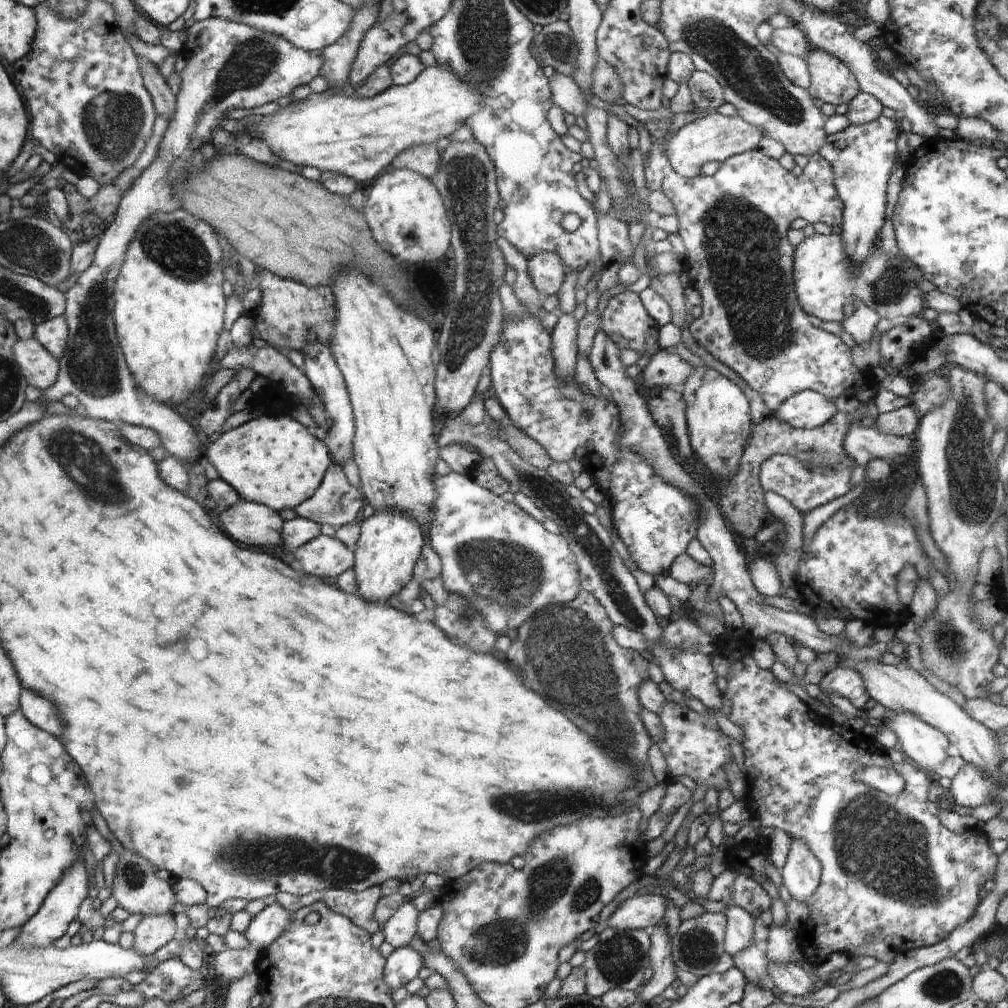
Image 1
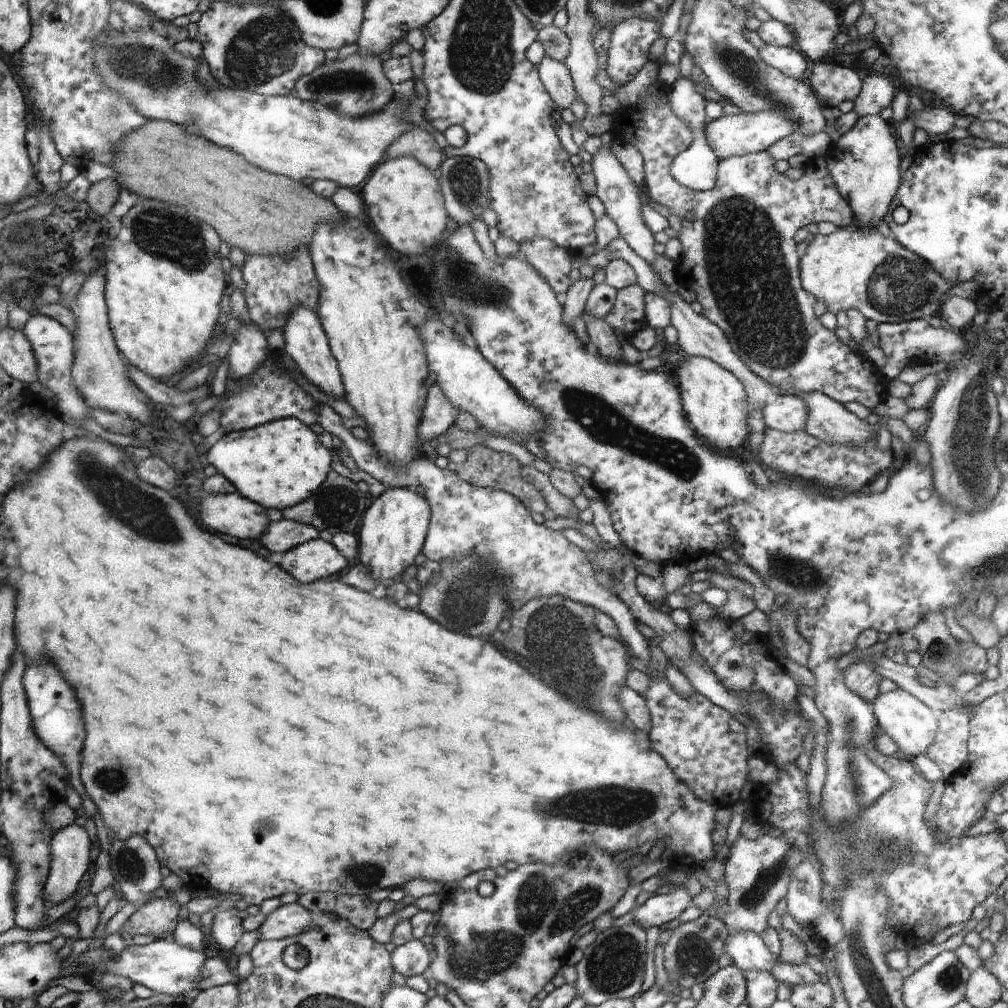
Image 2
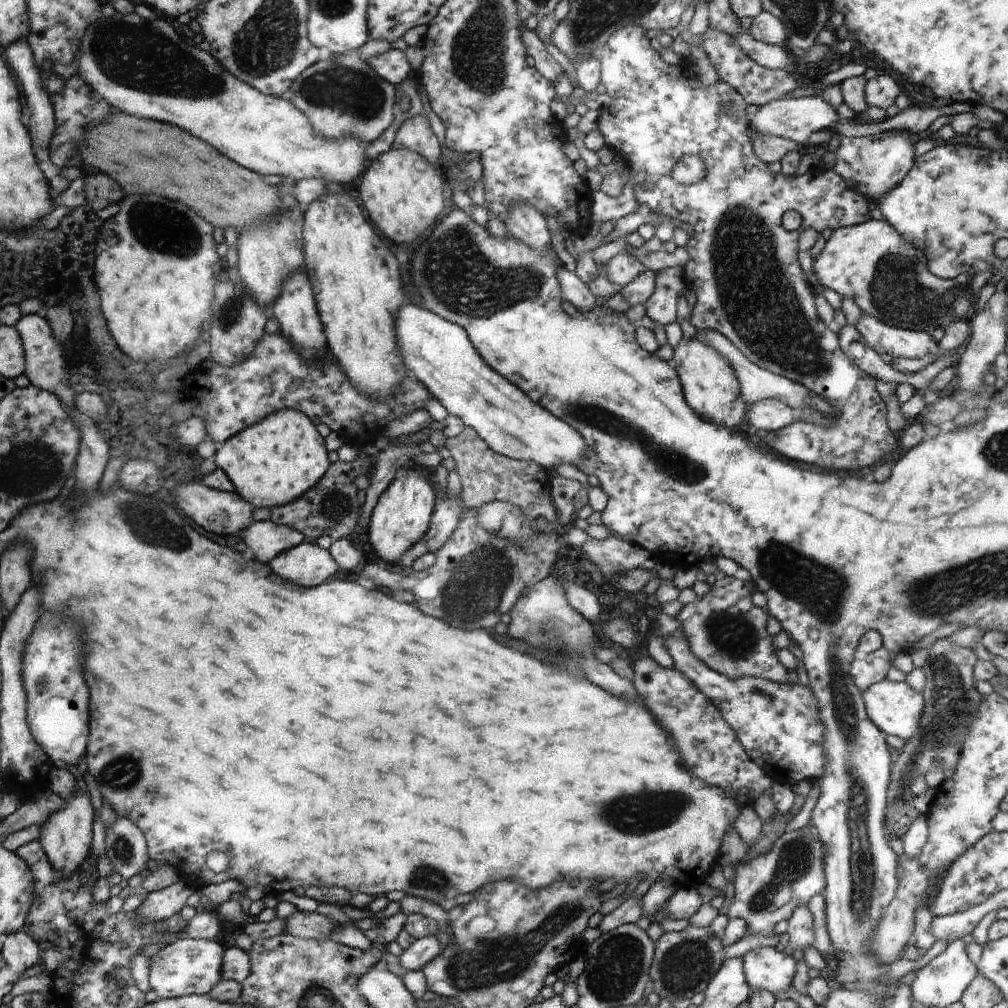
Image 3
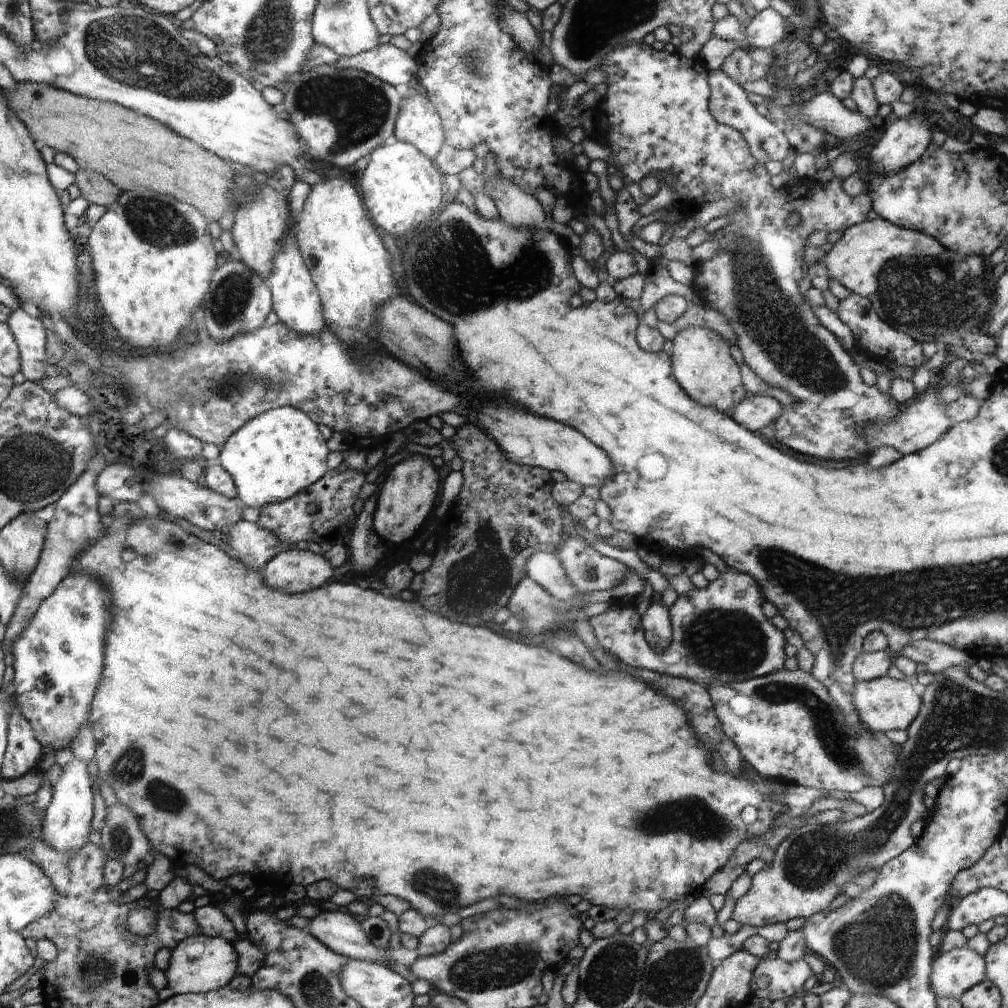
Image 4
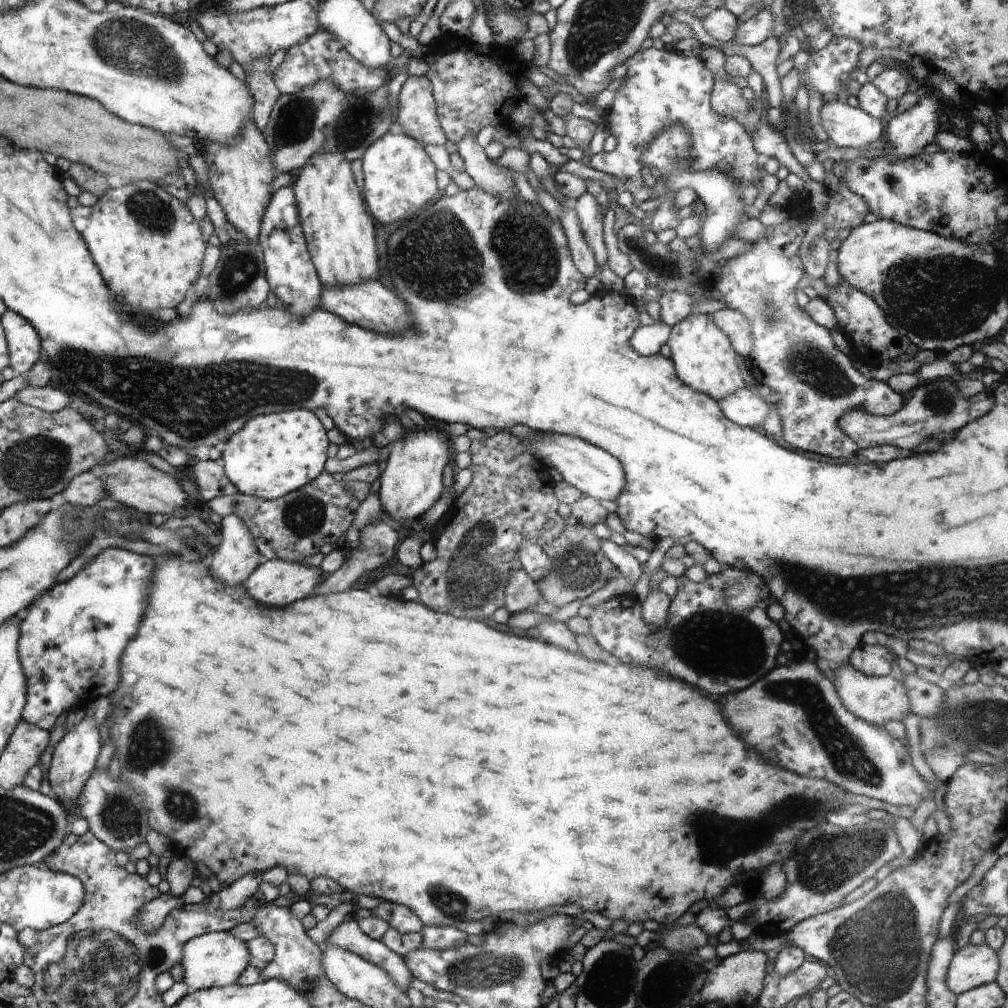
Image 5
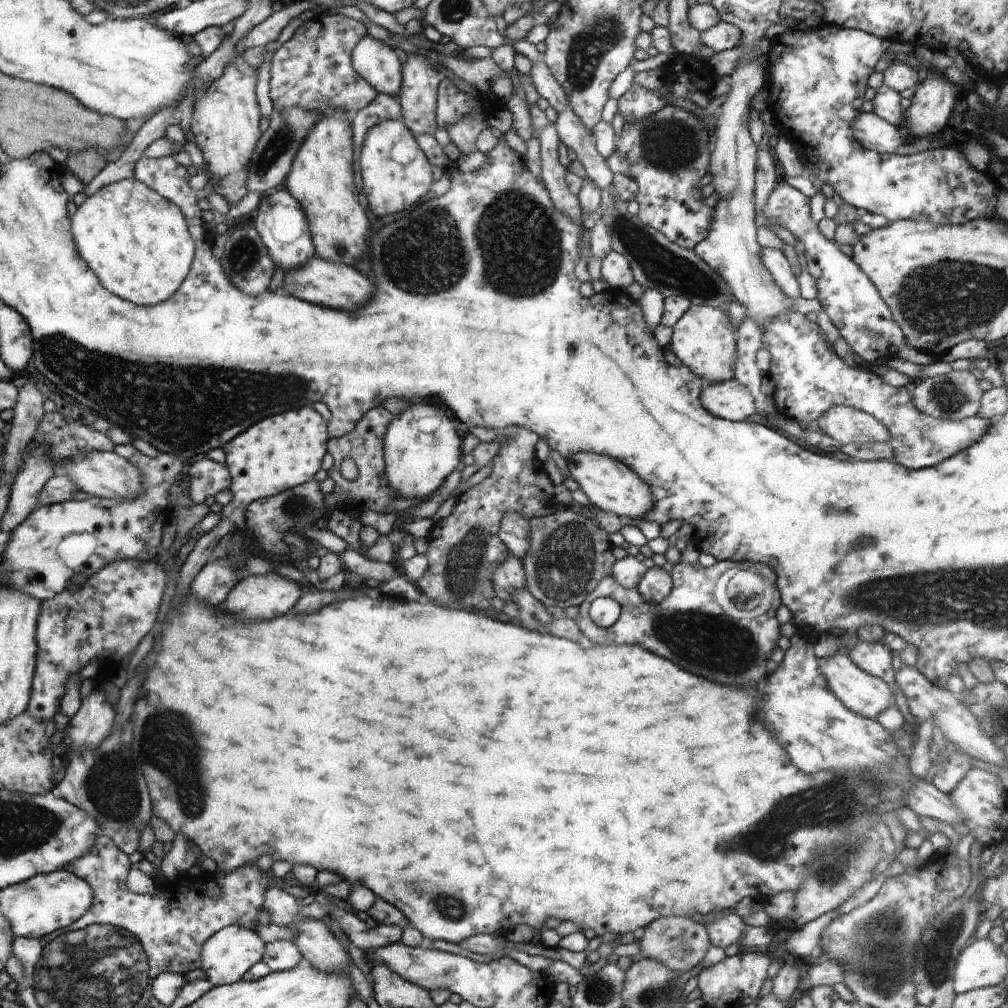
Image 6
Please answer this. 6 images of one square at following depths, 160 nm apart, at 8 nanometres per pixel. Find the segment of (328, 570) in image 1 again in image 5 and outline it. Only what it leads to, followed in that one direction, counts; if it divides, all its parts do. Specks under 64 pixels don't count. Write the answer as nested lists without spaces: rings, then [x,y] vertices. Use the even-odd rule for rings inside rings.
[[[284,559],[265,560],[258,568],[243,582],[242,586],[250,592],[250,596],[258,596],[262,604],[284,608],[300,598],[310,596],[325,576],[319,567],[313,567],[302,561],[285,561]]]

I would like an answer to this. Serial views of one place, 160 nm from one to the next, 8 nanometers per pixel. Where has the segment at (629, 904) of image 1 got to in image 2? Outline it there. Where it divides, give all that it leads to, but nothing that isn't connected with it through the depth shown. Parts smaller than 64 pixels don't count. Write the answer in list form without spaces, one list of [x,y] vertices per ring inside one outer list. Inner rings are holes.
[[[685,886],[671,890],[668,894],[653,894],[641,899],[633,910],[633,923],[648,931],[653,926],[665,927],[666,924],[682,914],[694,900]]]

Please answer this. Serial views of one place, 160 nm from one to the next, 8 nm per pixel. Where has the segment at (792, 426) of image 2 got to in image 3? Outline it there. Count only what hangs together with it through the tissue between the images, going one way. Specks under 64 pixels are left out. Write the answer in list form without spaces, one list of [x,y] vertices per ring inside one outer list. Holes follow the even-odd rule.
[[[760,400],[747,410],[745,426],[752,426],[754,430],[765,430],[767,432],[779,430],[794,423],[792,411],[781,401]]]

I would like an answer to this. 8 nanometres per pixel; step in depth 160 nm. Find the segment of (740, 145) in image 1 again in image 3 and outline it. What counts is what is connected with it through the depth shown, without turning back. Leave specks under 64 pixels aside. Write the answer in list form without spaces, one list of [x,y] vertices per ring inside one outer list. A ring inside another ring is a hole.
[[[822,96],[770,100],[755,115],[749,116],[749,119],[749,128],[756,128],[758,134],[774,134],[795,141],[799,146],[803,146],[813,132],[830,129],[840,121],[838,110]]]

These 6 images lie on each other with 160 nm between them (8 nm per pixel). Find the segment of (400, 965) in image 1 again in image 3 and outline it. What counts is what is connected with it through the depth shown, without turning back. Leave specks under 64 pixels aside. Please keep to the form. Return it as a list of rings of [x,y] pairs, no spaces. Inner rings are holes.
[[[435,933],[420,939],[414,939],[414,942],[400,954],[400,963],[406,970],[422,971],[422,966],[441,954],[443,947]]]

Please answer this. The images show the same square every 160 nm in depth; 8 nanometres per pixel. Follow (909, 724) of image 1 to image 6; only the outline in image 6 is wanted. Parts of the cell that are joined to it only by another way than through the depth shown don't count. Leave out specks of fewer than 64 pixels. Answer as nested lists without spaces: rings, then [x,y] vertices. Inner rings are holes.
[[[836,652],[831,657],[820,659],[819,667],[822,674],[826,677],[828,688],[854,714],[866,717],[867,719],[875,719],[881,712],[895,704],[895,686],[860,670],[846,653]]]

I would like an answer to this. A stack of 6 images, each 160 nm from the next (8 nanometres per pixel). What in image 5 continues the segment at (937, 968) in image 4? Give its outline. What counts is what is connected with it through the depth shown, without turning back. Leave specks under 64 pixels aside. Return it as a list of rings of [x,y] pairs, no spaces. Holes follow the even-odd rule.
[[[968,943],[956,950],[948,965],[946,984],[954,994],[990,984],[997,979],[999,958],[988,945]]]

